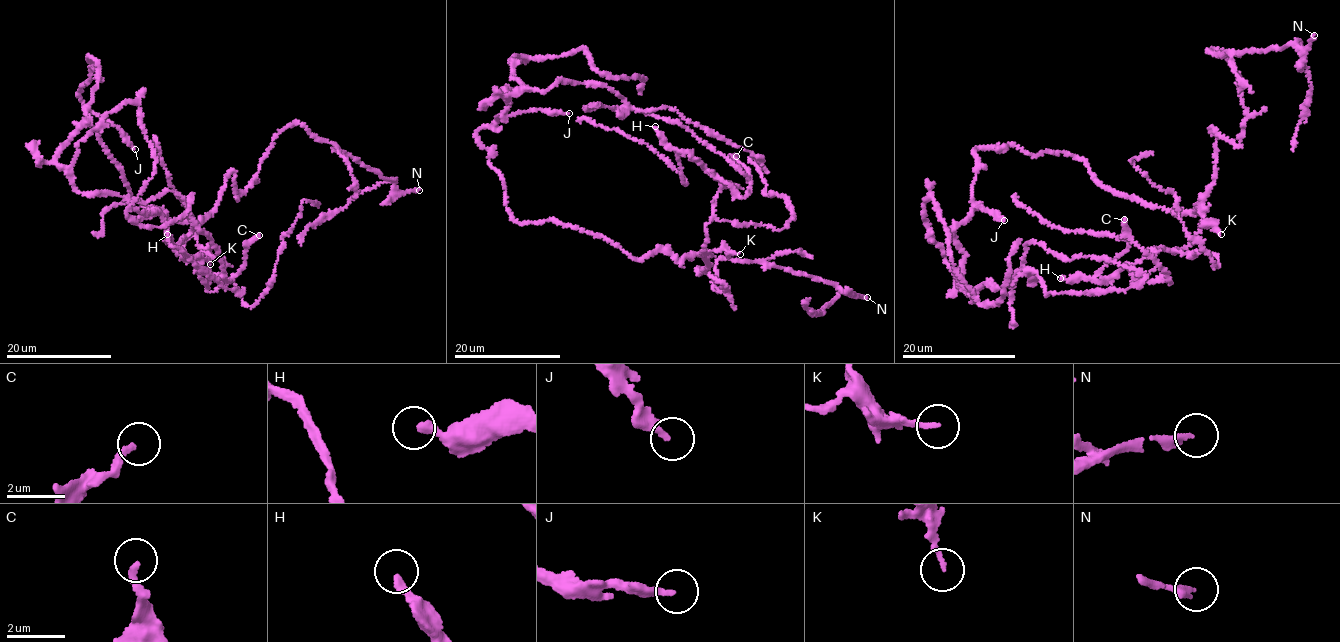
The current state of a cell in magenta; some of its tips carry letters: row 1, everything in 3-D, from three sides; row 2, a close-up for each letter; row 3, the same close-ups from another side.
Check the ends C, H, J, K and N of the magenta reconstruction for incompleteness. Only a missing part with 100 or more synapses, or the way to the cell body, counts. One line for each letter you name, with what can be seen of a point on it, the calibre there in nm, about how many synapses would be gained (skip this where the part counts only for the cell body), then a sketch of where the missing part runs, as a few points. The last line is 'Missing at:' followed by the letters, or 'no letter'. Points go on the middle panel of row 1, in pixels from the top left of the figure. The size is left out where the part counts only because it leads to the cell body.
N: (867, 297) | 240 nm | 250 syn
Missing at: N

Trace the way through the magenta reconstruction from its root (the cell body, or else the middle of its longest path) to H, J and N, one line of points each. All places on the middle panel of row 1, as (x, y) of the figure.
H: (560, 225), (600, 235), (640, 259), (659, 250), (679, 259), (704, 252), (719, 180), (670, 147), (655, 126)
J: (560, 225), (514, 219), (500, 171), (491, 166), (477, 132), (503, 113), (539, 109), (569, 113)
N: (560, 225), (640, 259), (704, 256), (697, 270), (722, 282), (719, 292), (717, 261), (733, 259), (867, 297)

